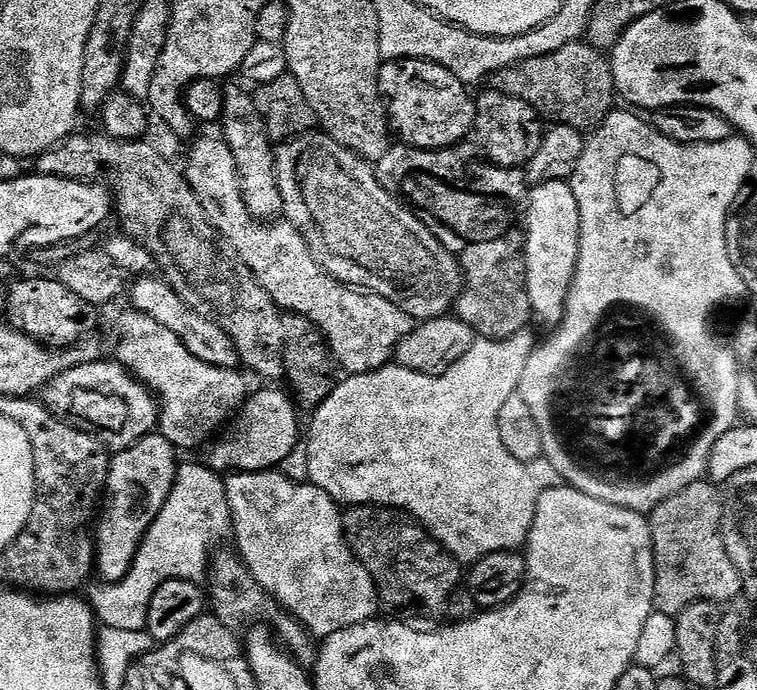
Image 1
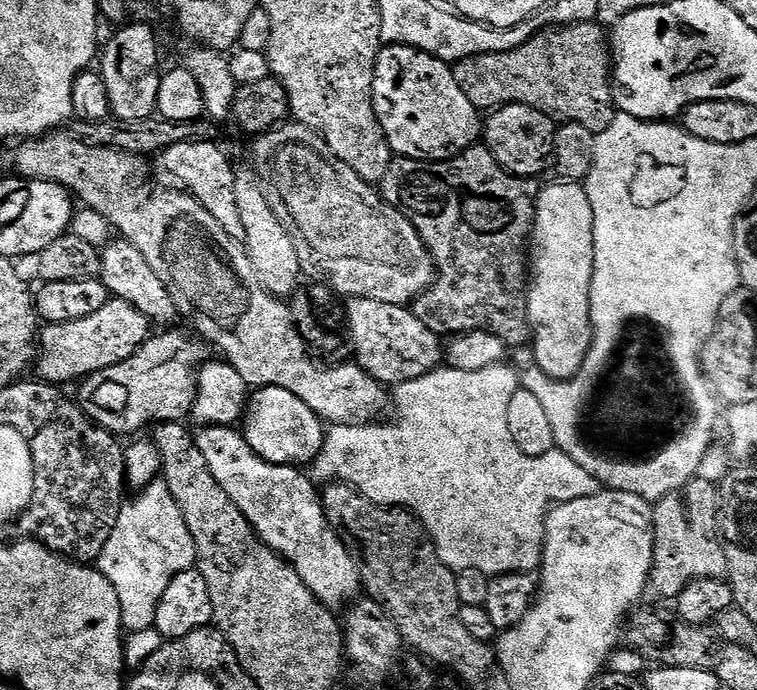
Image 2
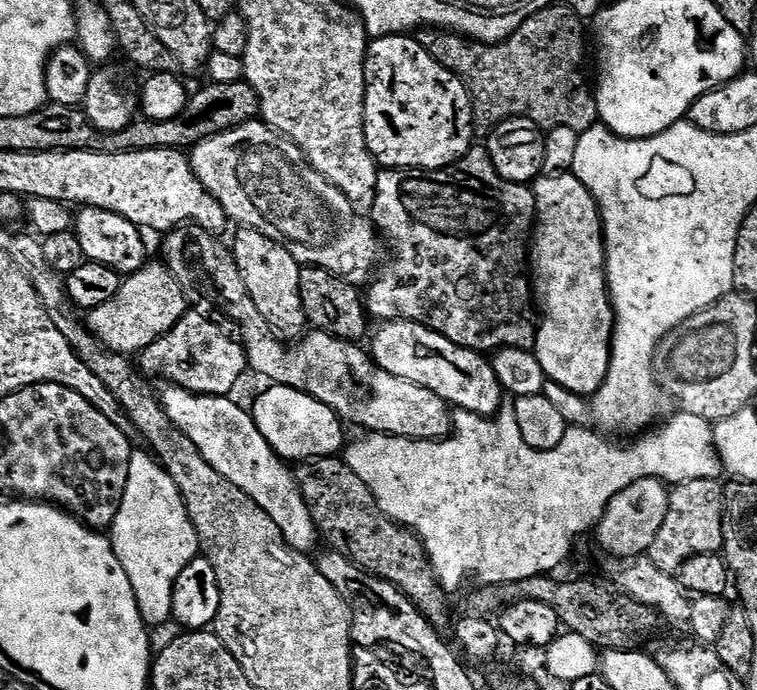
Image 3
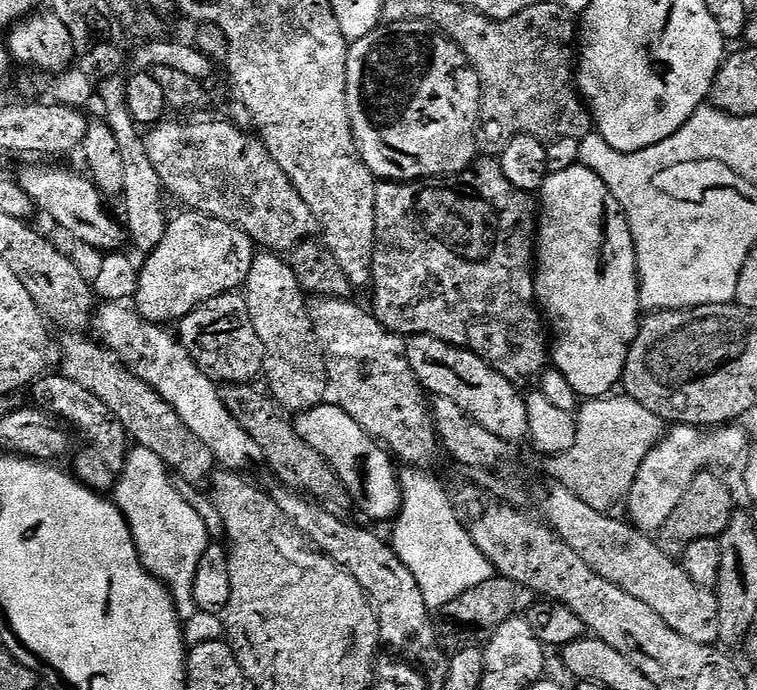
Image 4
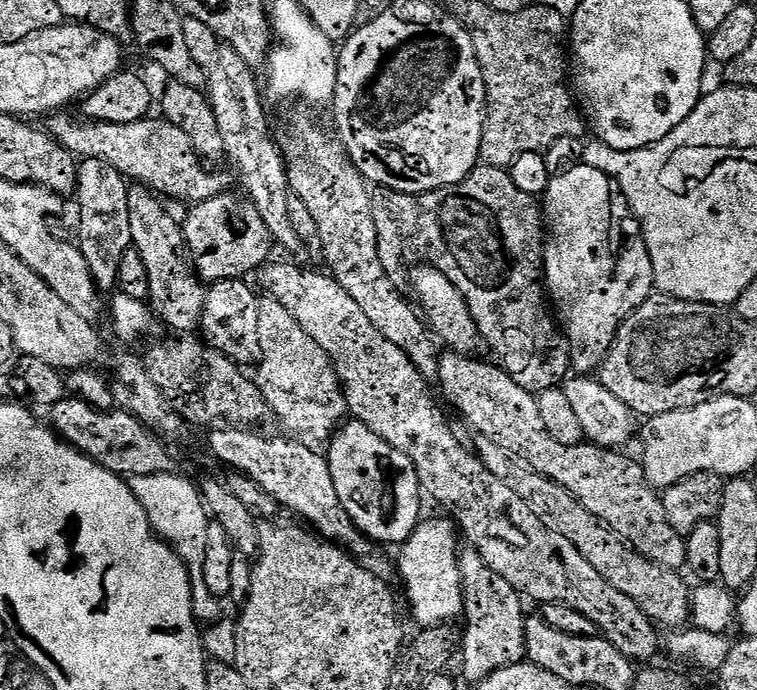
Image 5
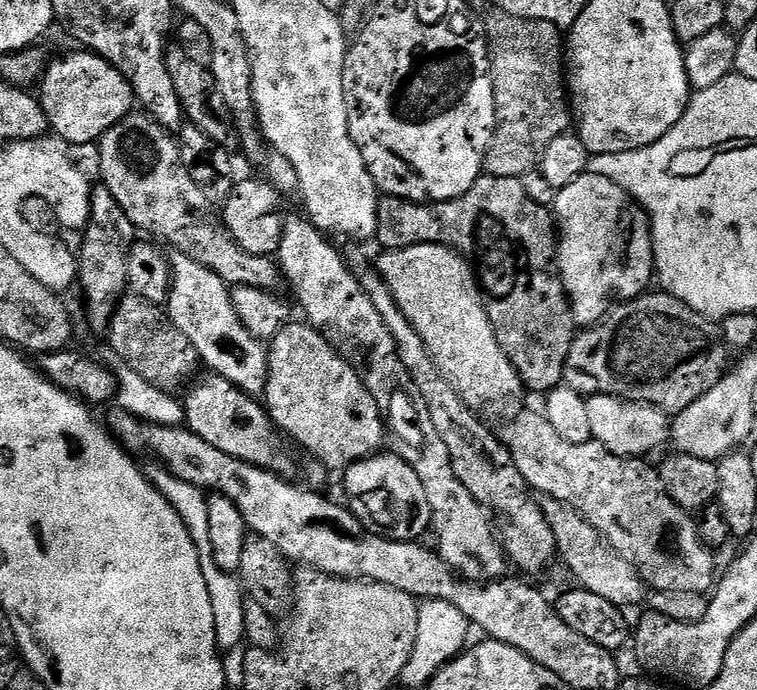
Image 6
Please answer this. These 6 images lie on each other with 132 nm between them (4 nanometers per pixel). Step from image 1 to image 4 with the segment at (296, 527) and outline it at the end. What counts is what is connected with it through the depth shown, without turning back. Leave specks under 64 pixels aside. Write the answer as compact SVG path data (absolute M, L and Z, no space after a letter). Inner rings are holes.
M104 302L99 305L94 316L94 328L100 331L99 339L115 352L124 365L135 376L142 378L146 386L150 386L194 430L194 434L206 446L210 446L210 454L214 454L217 465L224 470L244 470L248 460L261 459L258 442L238 426L238 422L220 398L221 389L190 358L183 344L175 335L168 333L167 327L152 324L143 320L140 313L120 302Z

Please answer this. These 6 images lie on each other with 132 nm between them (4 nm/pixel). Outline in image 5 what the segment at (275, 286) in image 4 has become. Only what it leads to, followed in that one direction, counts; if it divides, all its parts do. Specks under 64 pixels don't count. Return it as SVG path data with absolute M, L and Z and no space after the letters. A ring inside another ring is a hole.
M264 298L259 303L260 373L255 373L254 379L262 390L262 398L266 398L272 416L280 419L289 428L289 433L309 441L327 441L349 415L336 367L322 346L318 346L318 342L314 342L298 322L294 322L294 317L282 307L282 302Z

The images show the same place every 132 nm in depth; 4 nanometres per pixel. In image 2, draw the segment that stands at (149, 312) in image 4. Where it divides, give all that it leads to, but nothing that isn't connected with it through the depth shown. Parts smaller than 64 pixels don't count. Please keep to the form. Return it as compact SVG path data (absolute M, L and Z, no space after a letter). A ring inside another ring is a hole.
M109 299L102 310L86 314L86 318L43 325L44 349L41 352L39 349L35 357L35 375L45 384L57 386L65 386L71 380L79 382L86 376L93 376L95 372L118 366L118 362L126 362L126 358L130 358L145 344L149 335L150 321L137 308L125 300Z

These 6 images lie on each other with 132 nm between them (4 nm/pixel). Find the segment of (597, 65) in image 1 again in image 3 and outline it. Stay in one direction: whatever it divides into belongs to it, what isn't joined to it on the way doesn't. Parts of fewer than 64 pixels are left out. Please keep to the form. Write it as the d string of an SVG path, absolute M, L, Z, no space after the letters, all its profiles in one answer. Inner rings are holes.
M554 2L546 10L534 14L534 18L522 22L522 26L518 26L518 30L514 30L514 34L510 34L510 38L506 38L501 44L483 44L477 40L470 40L467 36L460 36L457 32L441 32L439 30L421 31L418 39L423 48L434 58L434 62L446 66L446 70L450 70L468 87L468 94L472 97L472 115L475 123L479 127L481 124L484 130L491 129L493 126L501 124L504 120L513 120L519 116L524 116L527 120L533 120L541 130L557 128L558 126L570 126L570 130L581 133L585 132L587 128L593 128L598 123L596 98L593 89L590 87L590 80L584 77L584 28L586 32L585 21L577 12L572 8L568 8L562 2Z

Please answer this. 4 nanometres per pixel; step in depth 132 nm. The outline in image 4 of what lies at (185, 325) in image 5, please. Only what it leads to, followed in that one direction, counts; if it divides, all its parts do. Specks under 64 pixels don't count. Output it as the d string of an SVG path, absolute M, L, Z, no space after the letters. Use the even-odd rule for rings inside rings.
M124 95L106 97L104 108L108 111L106 122L114 130L114 138L118 138L118 150L122 150L122 167L126 173L126 186L122 197L124 203L122 220L126 225L126 236L140 254L147 254L156 249L158 242L162 242L168 229L169 217L164 216L164 200L166 201L164 185L158 178L158 170L154 170L154 162L150 162L150 156L146 154L145 137L130 114Z

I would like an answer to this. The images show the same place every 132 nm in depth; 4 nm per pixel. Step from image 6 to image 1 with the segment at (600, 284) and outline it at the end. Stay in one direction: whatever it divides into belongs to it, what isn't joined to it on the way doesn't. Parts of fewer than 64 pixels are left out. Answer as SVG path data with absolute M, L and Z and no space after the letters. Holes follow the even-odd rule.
M567 180L535 185L528 194L528 218L524 233L524 261L526 262L526 290L530 294L532 315L544 324L559 325L564 318L564 307L568 304L568 292L576 276L580 253L580 211L578 198Z

